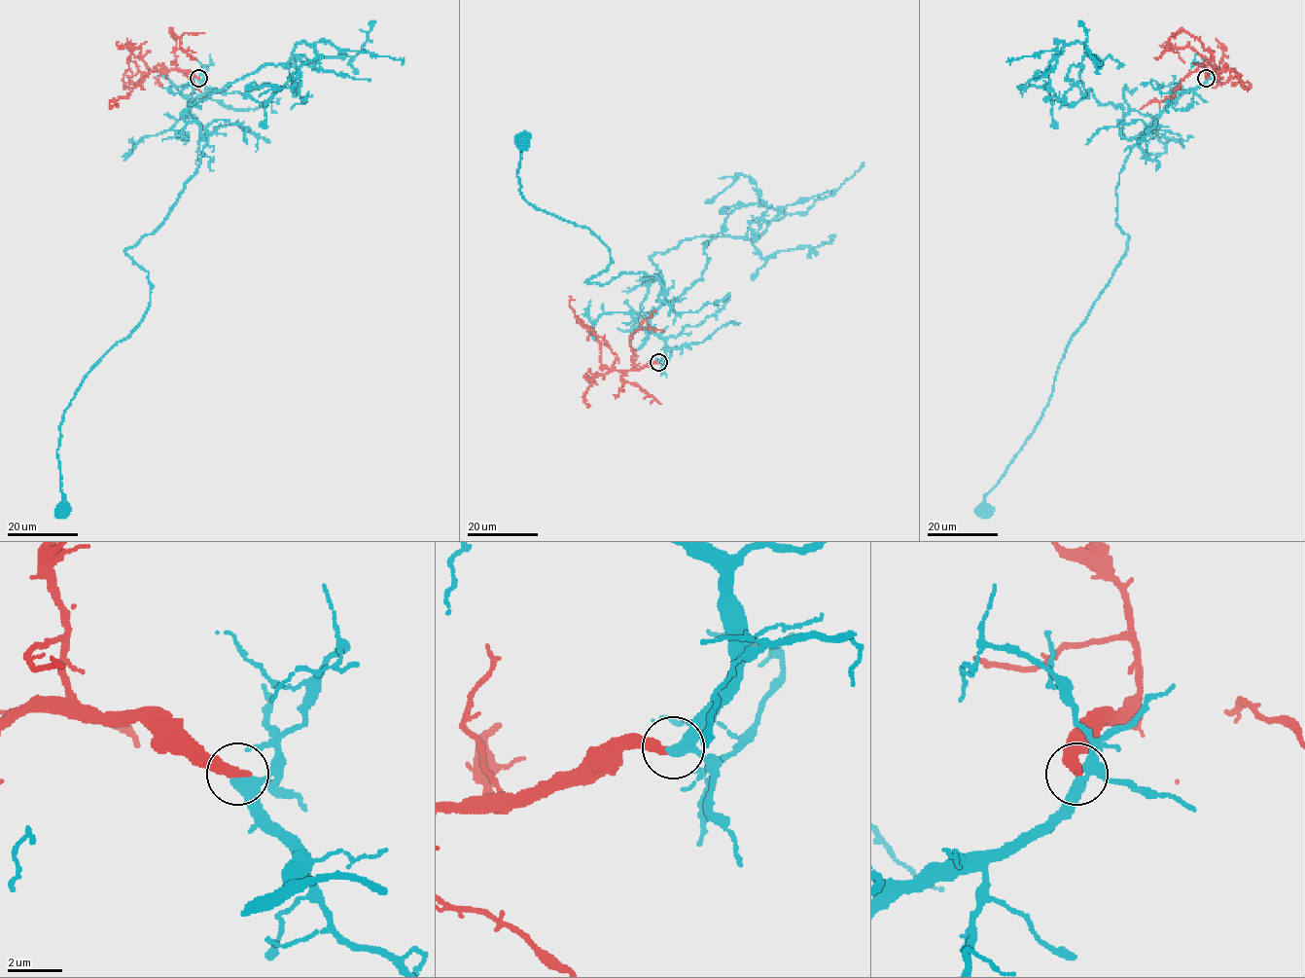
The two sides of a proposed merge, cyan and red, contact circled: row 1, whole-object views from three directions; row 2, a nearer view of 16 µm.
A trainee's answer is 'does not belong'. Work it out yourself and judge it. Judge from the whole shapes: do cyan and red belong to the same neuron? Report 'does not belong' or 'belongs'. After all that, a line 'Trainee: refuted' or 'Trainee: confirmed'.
belongs
Trainee: refuted

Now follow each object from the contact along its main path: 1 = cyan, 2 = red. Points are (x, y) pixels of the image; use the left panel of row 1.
1: (197, 78), (189, 112), (207, 143), (161, 223), (125, 250), (151, 302), (63, 414), (63, 507)
2: (197, 78), (179, 69), (157, 71), (153, 69), (156, 67), (125, 96), (110, 103), (110, 109)

